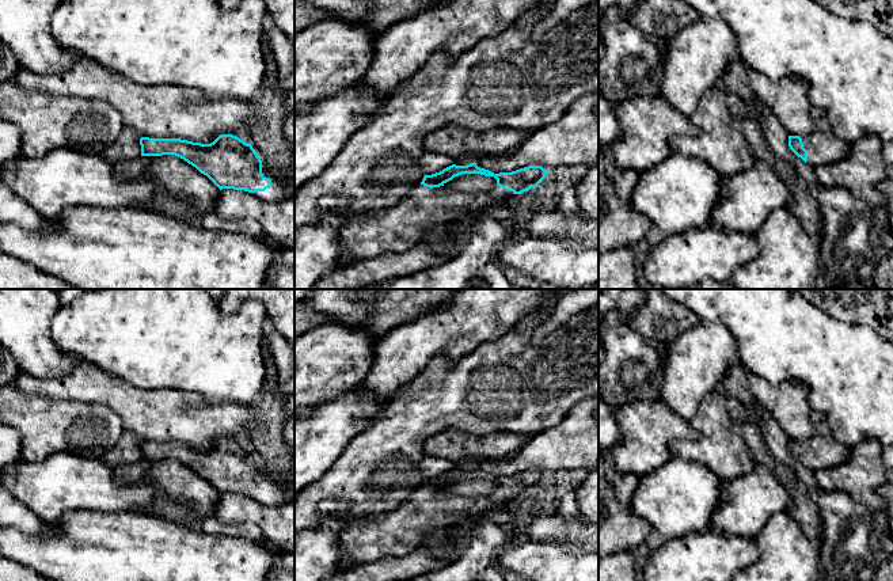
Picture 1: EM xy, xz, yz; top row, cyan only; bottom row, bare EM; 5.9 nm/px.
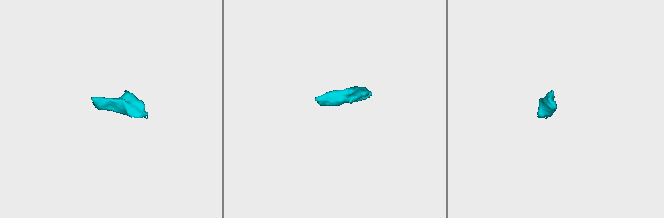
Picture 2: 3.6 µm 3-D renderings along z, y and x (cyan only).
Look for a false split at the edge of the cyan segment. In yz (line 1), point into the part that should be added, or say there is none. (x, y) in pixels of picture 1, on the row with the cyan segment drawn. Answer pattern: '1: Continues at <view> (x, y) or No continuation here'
1: Continues at yz (824, 147)

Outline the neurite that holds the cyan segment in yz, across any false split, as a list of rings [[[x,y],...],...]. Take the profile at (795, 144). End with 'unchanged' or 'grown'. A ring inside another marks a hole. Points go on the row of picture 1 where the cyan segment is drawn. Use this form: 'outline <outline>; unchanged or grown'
outline [[[813,109],[814,129],[809,134],[788,136],[790,149],[812,167],[826,166],[850,153],[850,144],[840,140],[831,128],[822,109]]]; grown

